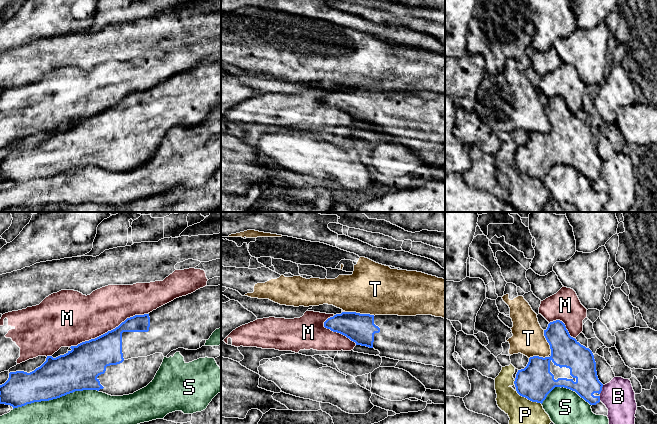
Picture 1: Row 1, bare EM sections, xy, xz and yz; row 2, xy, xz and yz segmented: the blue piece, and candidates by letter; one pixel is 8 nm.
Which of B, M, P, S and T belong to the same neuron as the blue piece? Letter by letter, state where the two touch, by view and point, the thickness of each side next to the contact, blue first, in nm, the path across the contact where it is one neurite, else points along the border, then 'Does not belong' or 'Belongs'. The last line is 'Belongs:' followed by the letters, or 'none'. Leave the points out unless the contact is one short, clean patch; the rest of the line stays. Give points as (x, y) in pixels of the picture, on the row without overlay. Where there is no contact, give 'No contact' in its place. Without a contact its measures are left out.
B: Touches blue at yz (601, 165). Thickness 220 nm (blue) against 260 nm. Does not belong
M: Touches blue at xy (108, 107). Thickness 280 nm (blue) against 380 nm. Does not belong
P: Touches blue at yz (528, 175). Thickness 280 nm (blue) against 300 nm. Does not belong
S: Touches blue at xy (55, 174). Thickness 320 nm (blue) against 300 nm. Does not belong
T: Touches blue at xz (359, 89). Thickness 240 nm (blue) against 420 nm. Does not belong
Belongs: none

